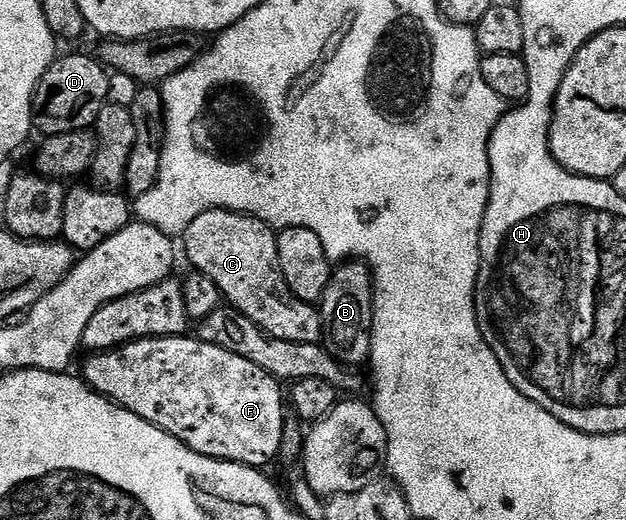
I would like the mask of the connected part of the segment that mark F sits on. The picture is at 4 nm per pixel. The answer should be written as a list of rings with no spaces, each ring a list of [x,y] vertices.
[[[186,334],[132,340],[131,343],[121,344],[108,352],[95,352],[84,358],[83,379],[94,392],[101,393],[131,414],[151,422],[156,428],[171,434],[199,454],[260,469],[264,469],[265,464],[271,463],[273,459],[276,461],[281,455],[287,419],[287,400],[283,395],[282,385],[275,377],[259,370],[255,362],[247,362],[247,358],[231,354],[231,350],[211,346]]]

